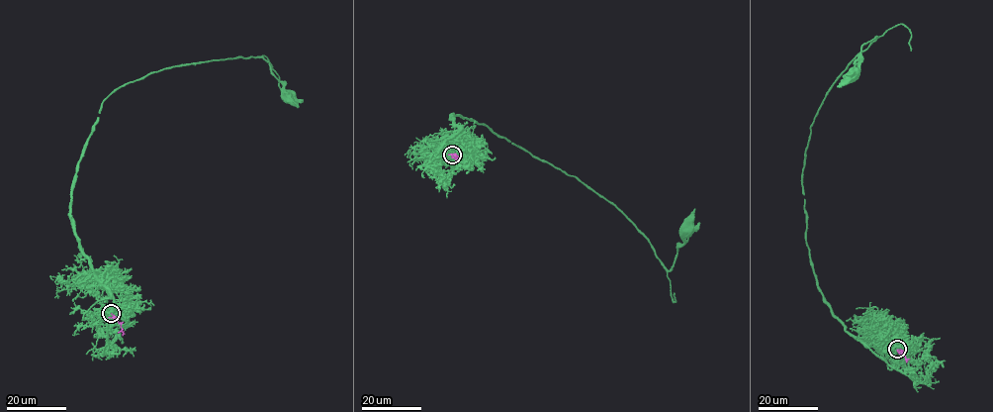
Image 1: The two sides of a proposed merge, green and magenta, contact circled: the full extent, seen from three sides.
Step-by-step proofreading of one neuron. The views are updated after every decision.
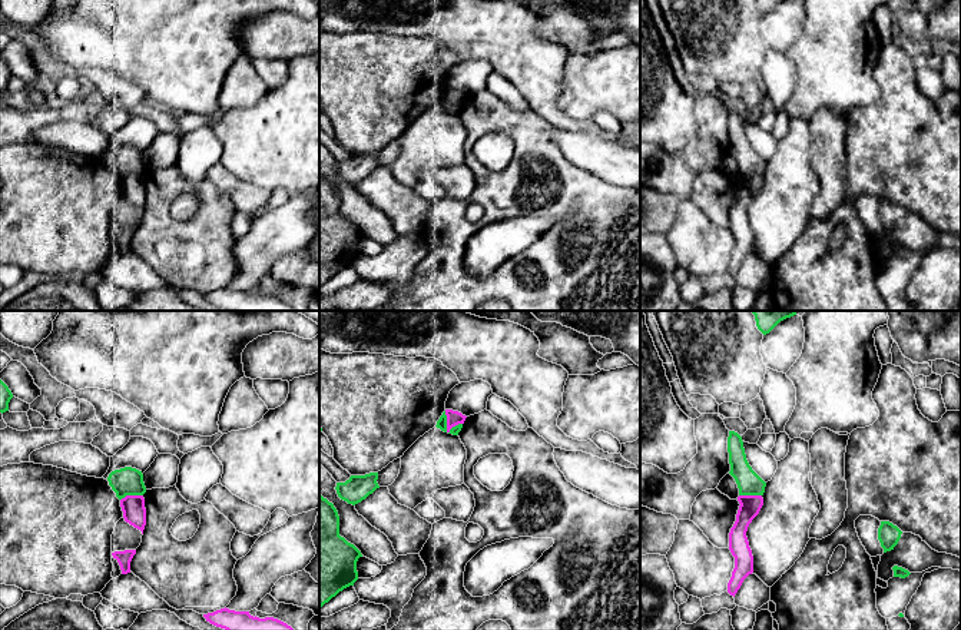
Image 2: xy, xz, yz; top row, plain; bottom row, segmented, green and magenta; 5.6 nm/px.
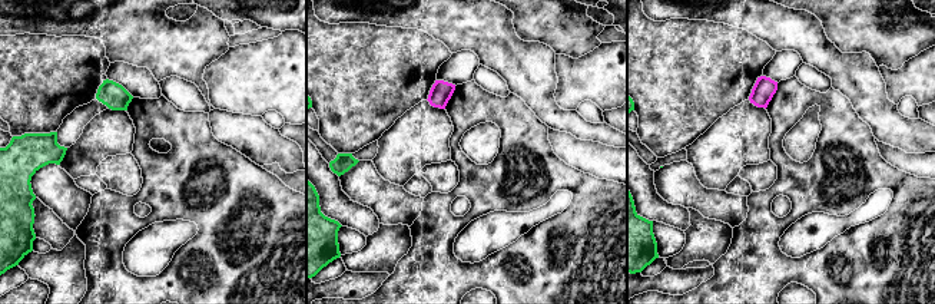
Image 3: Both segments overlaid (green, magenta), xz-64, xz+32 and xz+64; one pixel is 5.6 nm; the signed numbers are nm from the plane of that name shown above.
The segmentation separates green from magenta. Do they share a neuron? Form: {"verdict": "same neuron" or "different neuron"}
{"verdict": "different neuron"}

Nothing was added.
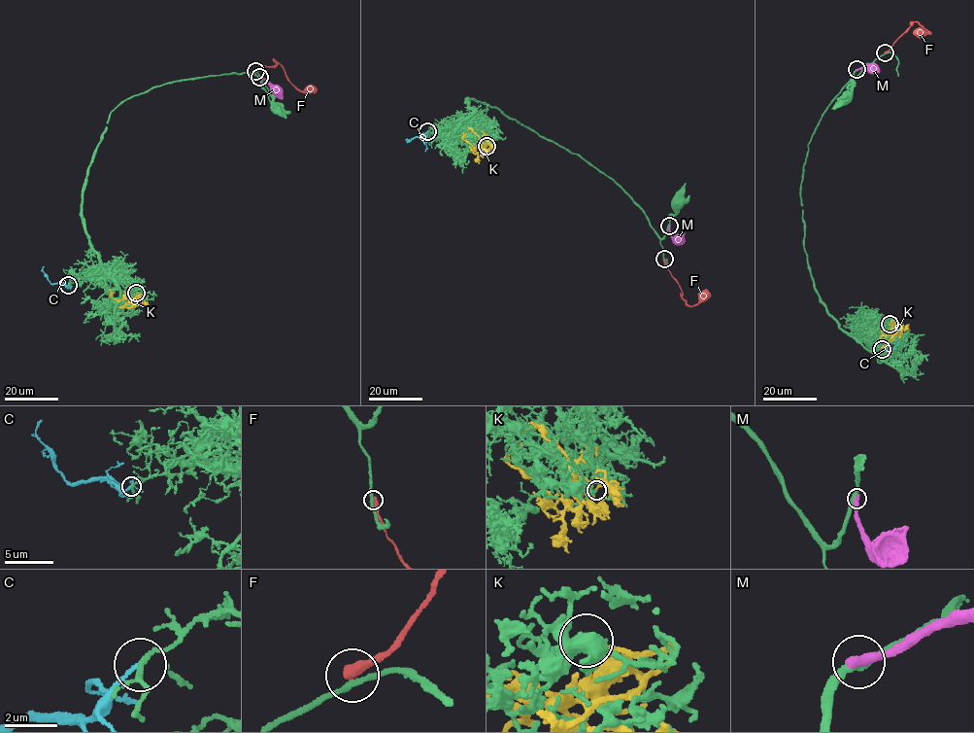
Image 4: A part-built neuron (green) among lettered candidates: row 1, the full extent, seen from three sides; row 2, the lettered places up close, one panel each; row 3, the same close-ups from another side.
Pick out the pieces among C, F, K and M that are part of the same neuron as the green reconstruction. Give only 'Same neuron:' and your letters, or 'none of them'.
Same neuron: none of them

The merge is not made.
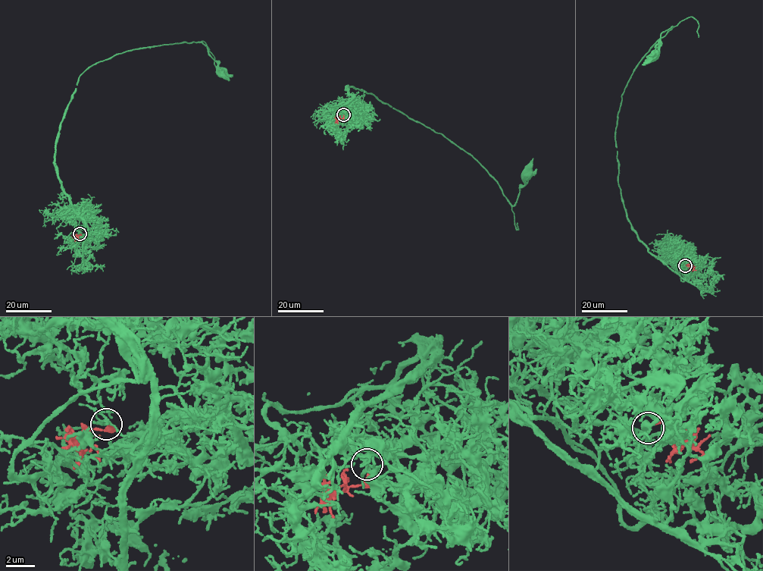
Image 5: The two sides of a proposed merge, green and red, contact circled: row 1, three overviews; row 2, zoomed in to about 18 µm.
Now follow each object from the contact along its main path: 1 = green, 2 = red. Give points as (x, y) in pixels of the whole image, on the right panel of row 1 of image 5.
1: (685, 265), (648, 251), (618, 183), (621, 95), (672, 26), (654, 56)
2: (685, 265), (696, 269)

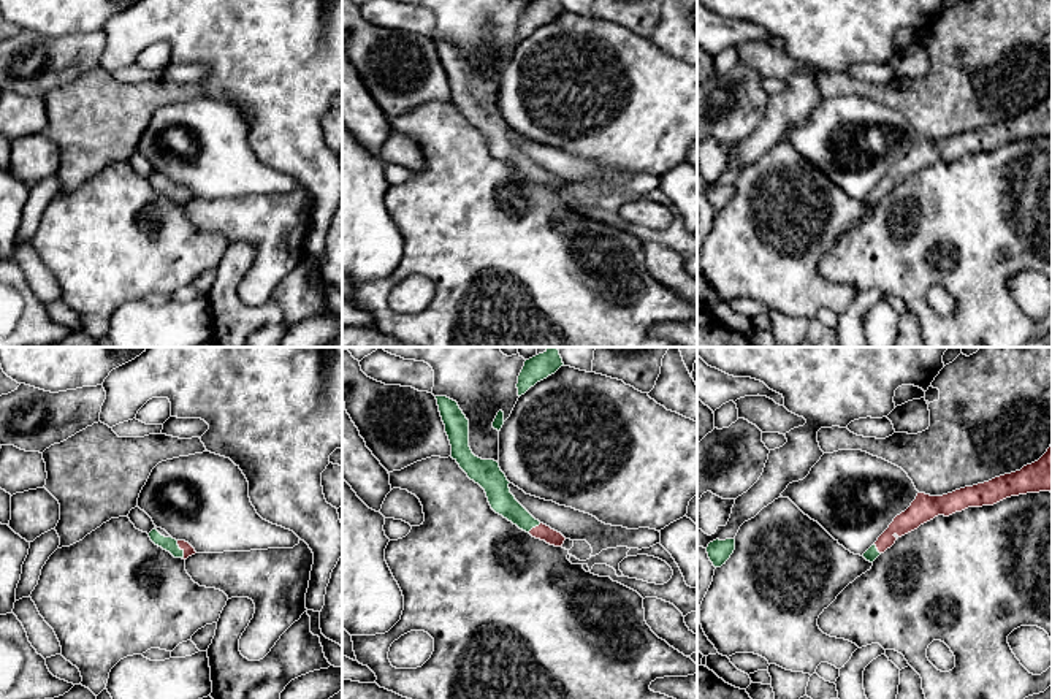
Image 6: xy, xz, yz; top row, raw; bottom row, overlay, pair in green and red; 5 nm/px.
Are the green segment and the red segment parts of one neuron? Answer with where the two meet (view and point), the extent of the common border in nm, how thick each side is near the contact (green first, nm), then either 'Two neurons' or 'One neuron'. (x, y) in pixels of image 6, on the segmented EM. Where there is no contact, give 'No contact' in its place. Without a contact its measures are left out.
Touches green at xy (181, 550). Shared border 100 nm. Thickness 70 nm (green) against 60 nm. One neuron

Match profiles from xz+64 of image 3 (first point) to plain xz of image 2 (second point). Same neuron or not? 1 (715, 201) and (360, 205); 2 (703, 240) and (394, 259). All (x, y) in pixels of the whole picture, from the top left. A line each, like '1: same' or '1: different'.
1: different
2: same

